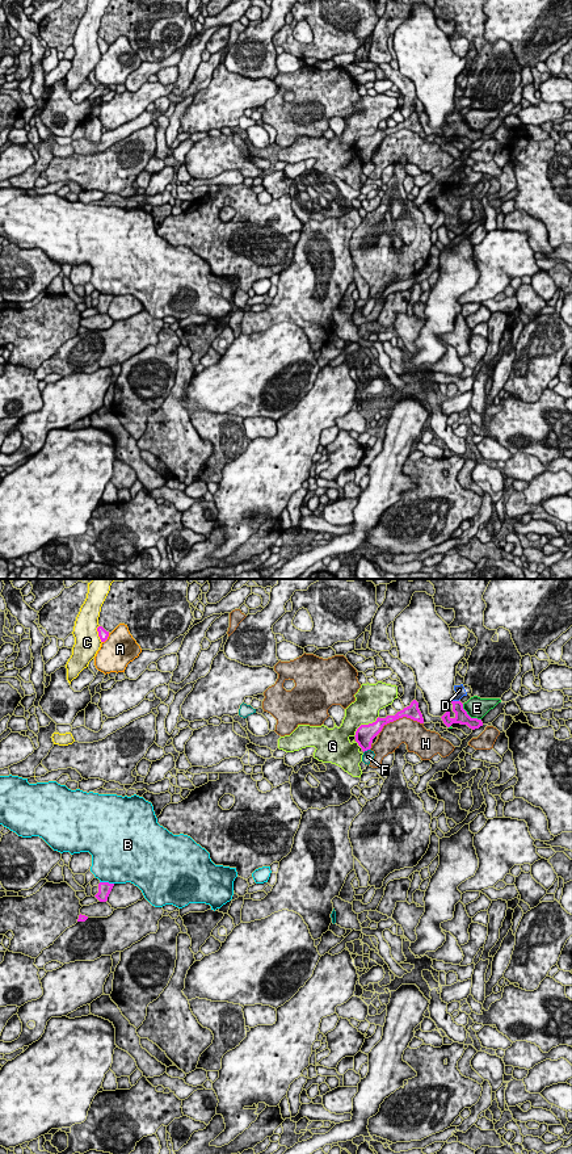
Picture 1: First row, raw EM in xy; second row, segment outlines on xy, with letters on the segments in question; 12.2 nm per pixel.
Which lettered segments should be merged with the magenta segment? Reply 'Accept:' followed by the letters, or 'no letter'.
Accept: no letter

